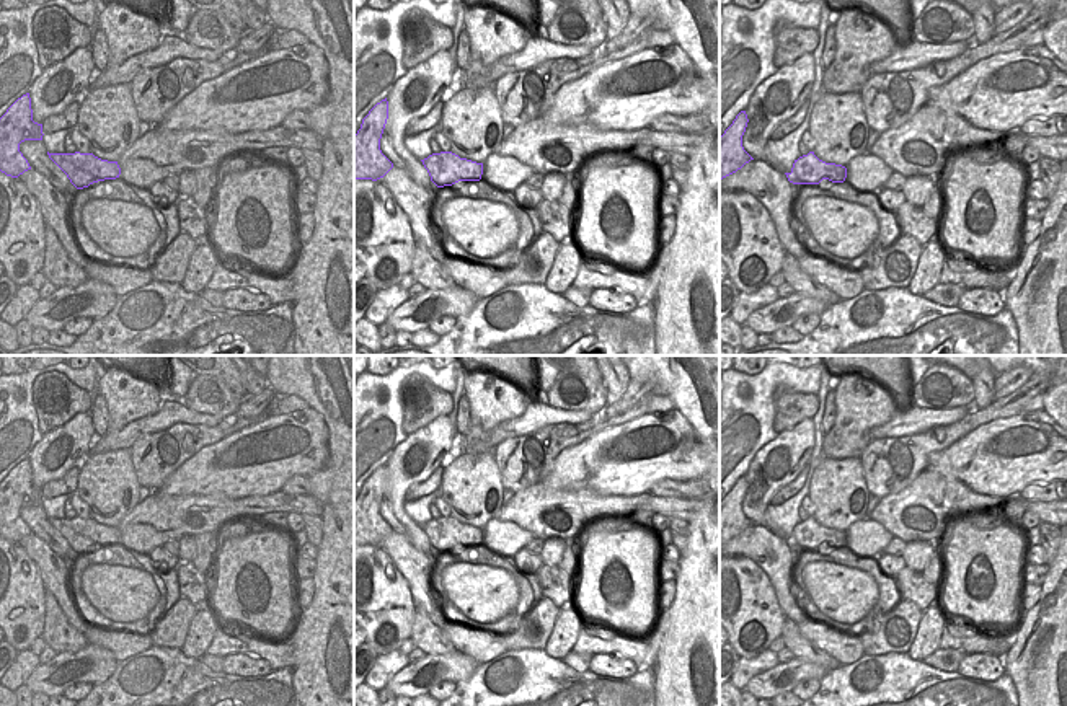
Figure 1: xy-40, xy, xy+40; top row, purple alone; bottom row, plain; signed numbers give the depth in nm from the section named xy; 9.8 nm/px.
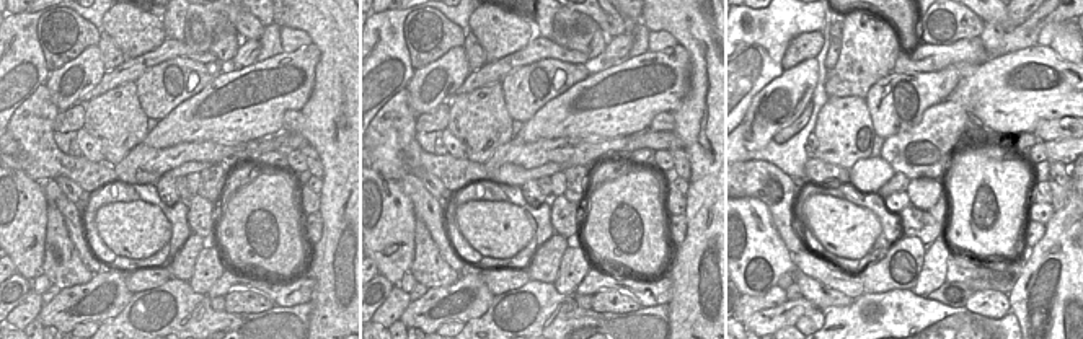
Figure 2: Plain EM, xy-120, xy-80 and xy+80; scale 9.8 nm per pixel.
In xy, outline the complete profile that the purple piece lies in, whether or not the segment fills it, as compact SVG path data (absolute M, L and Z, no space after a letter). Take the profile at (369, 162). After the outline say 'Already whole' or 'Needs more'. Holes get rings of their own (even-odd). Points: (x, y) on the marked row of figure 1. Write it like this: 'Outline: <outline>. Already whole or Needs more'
Outline: M387 98L377 103L362 119L354 135L354 178L377 181L383 178L393 163L382 153L380 139L388 119Z. Already whole.

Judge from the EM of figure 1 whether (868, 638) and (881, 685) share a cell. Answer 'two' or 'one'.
two

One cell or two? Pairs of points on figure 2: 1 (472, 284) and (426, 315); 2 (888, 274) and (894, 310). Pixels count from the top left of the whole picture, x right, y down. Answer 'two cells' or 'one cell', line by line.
1: one cell
2: two cells

